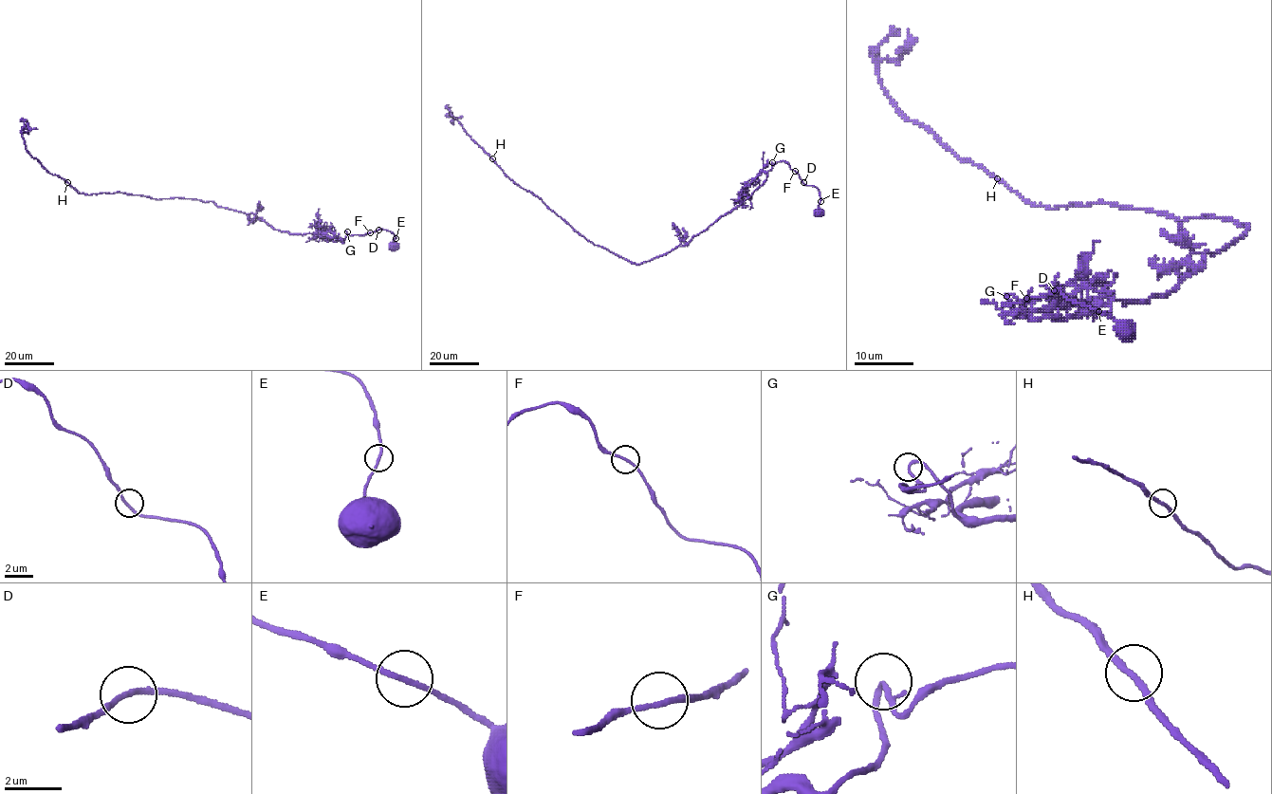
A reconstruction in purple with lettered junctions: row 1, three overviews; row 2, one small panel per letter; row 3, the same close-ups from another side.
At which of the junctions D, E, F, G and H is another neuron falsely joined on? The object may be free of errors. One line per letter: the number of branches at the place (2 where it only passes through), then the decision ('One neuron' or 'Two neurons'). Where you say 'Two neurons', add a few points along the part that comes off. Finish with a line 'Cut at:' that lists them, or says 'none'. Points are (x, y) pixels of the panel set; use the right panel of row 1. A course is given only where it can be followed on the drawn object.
D: Branches: 2. One neuron
E: Branches: 2. One neuron
F: Branches: 2. One neuron
G: Branches: 2. One neuron
H: Branches: 2. One neuron
Cut at: none

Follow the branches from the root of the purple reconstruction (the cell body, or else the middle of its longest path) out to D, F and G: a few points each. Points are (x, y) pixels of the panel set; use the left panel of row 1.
D: (393, 246), (396, 235), (378, 230)
F: (393, 246), (396, 235), (390, 231), (377, 230), (370, 232)
G: (393, 246), (396, 235), (390, 231), (377, 230), (353, 235), (347, 231)

